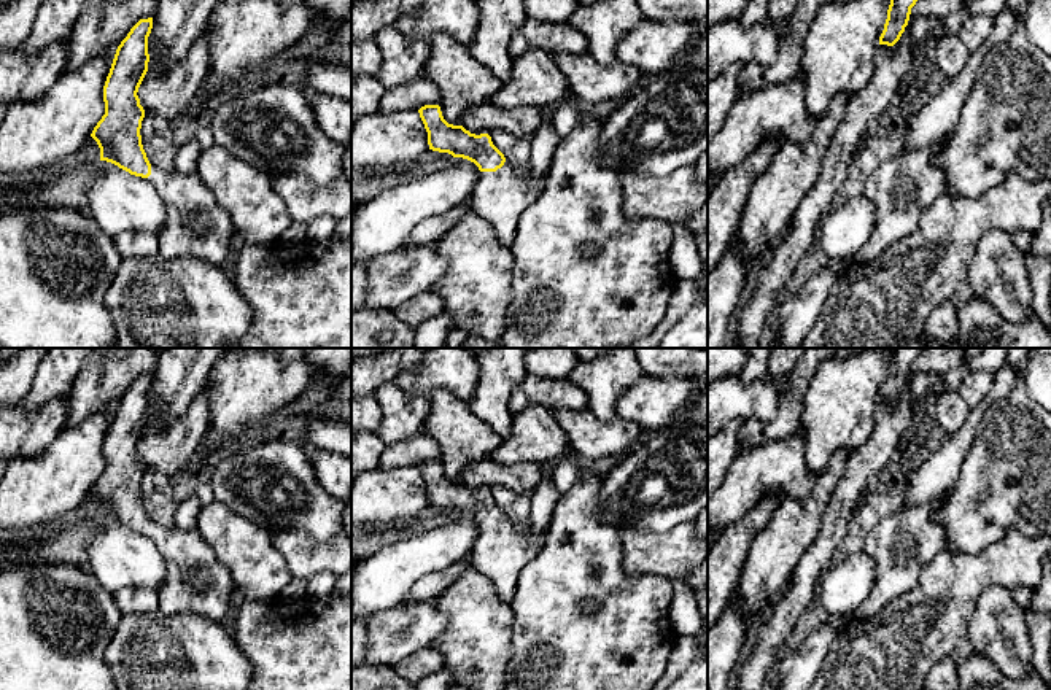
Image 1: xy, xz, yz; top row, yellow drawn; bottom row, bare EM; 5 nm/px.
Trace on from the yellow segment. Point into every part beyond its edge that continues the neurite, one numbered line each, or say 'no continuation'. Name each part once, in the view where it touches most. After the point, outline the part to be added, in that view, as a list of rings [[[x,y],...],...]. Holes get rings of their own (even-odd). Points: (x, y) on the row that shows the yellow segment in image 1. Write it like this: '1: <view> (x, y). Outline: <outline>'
1: xz (500, 197). Outline: [[[504,162],[496,172],[480,172],[469,204],[493,226],[499,243],[510,246],[520,216],[539,197],[544,184],[545,178],[534,180],[529,167],[514,169]]]

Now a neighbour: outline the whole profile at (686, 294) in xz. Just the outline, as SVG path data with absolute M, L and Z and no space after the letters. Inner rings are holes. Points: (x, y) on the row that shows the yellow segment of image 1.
M677 280L668 302L665 326L626 348L658 348L665 331L673 328L693 305L704 302L708 302L708 299L701 294L693 280Z

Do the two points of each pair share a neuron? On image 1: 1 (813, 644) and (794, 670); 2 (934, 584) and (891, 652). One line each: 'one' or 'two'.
1: one
2: one

